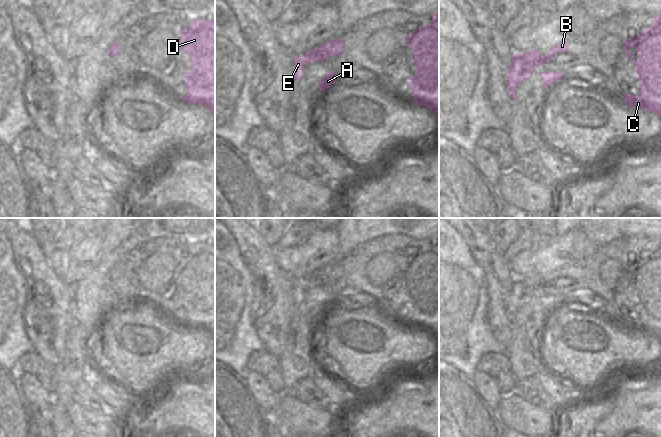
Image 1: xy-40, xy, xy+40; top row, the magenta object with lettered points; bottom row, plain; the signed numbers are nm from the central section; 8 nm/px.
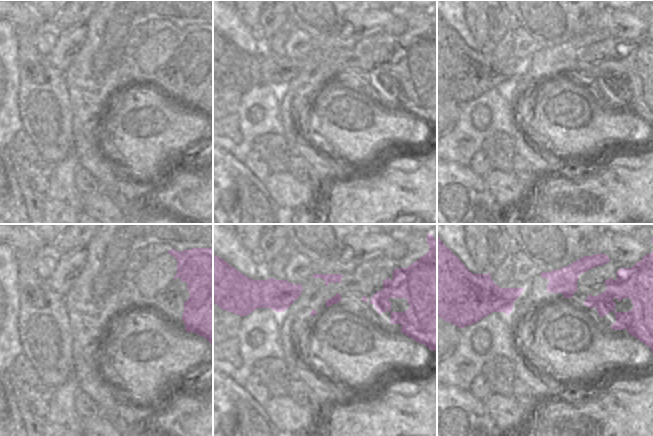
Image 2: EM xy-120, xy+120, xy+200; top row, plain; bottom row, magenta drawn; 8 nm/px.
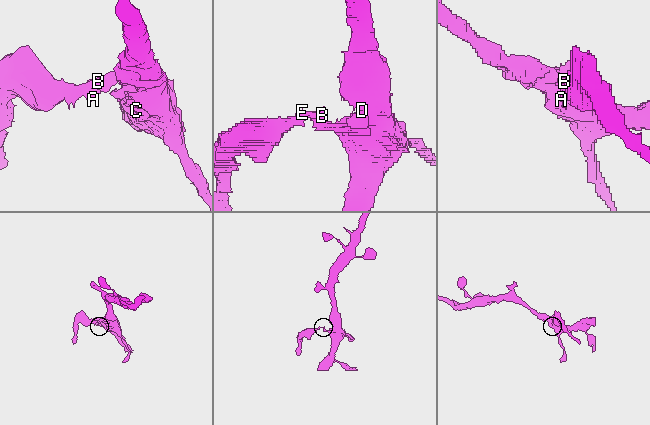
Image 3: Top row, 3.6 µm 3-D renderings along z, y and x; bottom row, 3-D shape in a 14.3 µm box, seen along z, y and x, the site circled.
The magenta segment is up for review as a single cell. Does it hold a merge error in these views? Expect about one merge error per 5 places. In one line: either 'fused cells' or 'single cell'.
fused cells

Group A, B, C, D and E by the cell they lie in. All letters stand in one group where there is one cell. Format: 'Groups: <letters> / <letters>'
Groups: A B C D / E

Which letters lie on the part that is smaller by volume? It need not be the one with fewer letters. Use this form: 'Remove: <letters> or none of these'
Remove: E

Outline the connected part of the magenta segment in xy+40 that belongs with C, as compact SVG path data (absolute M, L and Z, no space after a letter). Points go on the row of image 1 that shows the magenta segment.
M655 14L653 23L632 38L628 38L622 52L626 52L637 72L639 96L626 93L622 99L632 108L653 112L661 118L661 16Z

